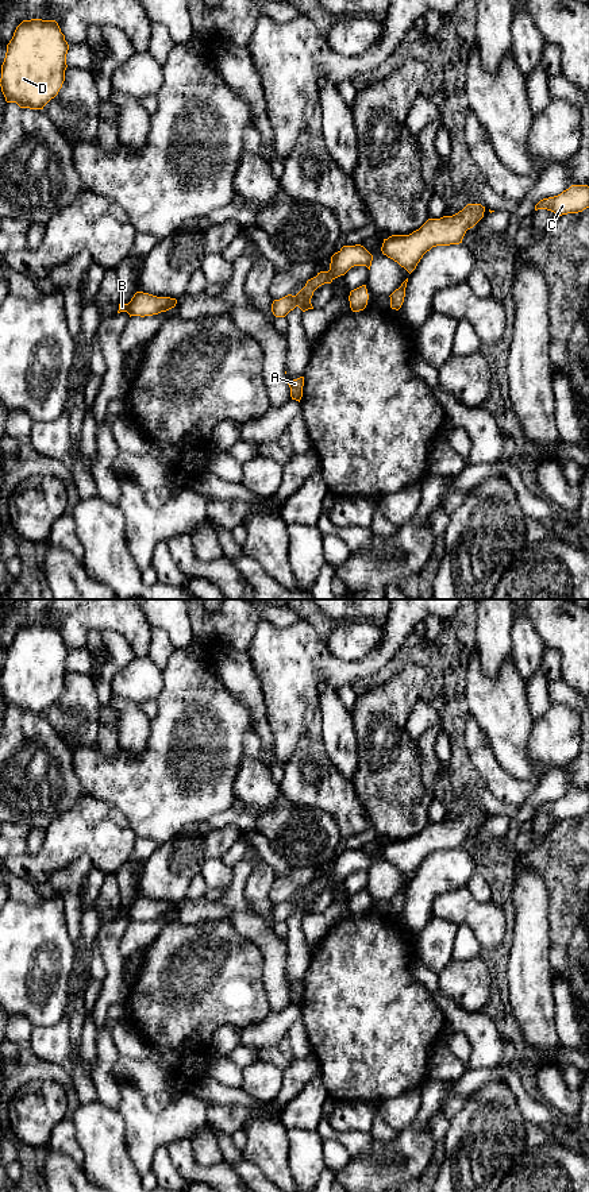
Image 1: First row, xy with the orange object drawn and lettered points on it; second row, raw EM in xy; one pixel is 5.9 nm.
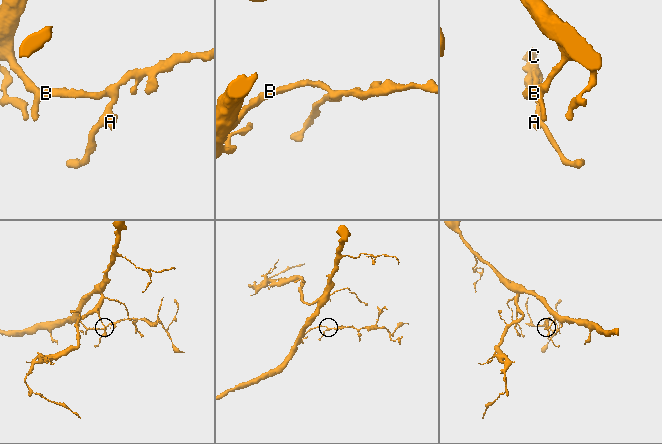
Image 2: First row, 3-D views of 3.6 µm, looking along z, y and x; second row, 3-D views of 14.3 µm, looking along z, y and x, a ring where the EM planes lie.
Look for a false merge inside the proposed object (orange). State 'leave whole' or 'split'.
leave whole

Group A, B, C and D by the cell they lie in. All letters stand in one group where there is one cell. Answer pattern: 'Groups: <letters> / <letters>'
Groups: A B C D

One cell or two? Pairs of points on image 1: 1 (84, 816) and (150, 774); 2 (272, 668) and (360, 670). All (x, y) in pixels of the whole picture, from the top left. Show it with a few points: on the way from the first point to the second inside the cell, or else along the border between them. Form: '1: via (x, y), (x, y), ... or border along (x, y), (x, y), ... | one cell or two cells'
1: border along (87, 793), (111, 802), (129, 822) | two cells
2: via (293, 666), (323, 666), (330, 670), (338, 670) | one cell

